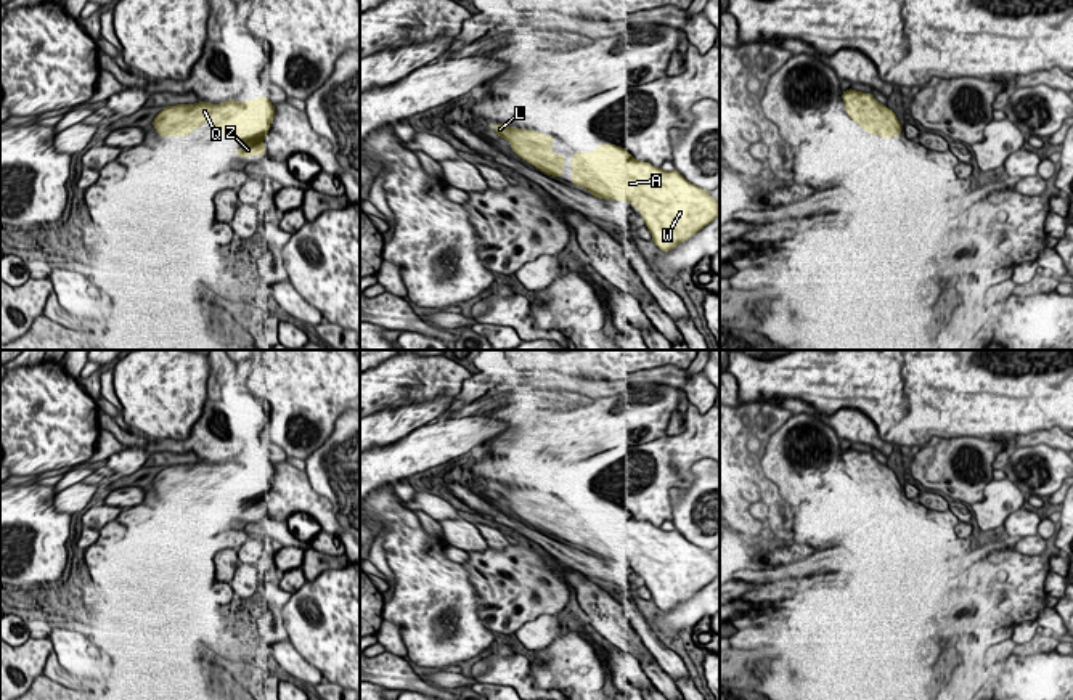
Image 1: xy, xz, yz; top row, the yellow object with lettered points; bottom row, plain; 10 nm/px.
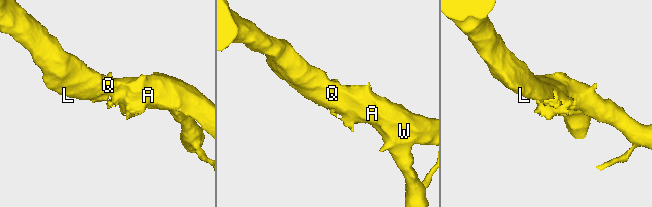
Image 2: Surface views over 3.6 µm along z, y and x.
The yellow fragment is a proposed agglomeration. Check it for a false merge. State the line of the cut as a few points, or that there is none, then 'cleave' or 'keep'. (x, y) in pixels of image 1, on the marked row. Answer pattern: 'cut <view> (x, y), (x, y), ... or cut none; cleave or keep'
cut none; keep

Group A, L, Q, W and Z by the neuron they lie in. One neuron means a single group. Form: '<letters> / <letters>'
A L Q W Z

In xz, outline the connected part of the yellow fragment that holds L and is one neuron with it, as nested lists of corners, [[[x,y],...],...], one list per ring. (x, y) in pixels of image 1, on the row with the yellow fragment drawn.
[[[504,124],[493,125],[492,128],[498,136],[511,143],[511,149],[519,157],[540,169],[543,173],[562,178],[562,167],[567,157],[551,151],[554,135],[541,135],[535,130],[514,128]]]

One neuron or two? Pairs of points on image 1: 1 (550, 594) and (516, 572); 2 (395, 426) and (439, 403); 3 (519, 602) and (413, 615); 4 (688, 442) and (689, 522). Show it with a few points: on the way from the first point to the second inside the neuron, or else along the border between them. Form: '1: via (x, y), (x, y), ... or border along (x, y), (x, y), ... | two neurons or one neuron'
1: via (542, 591), (524, 580) | one neuron
2: via (407, 418), (428, 410) | one neuron
3: border along (466, 572), (476, 594), (476, 614), (495, 633) | two neurons
4: border along (702, 458), (693, 482), (670, 490), (672, 520) | two neurons

